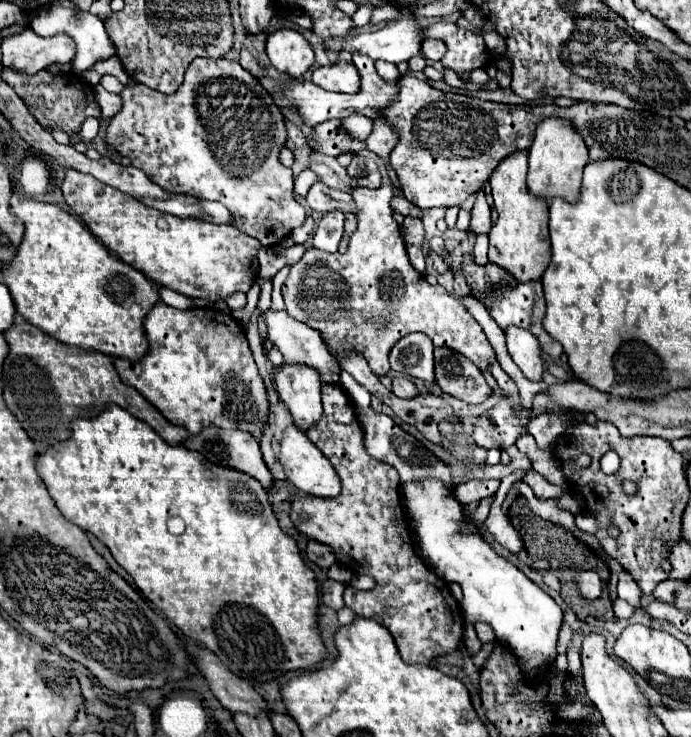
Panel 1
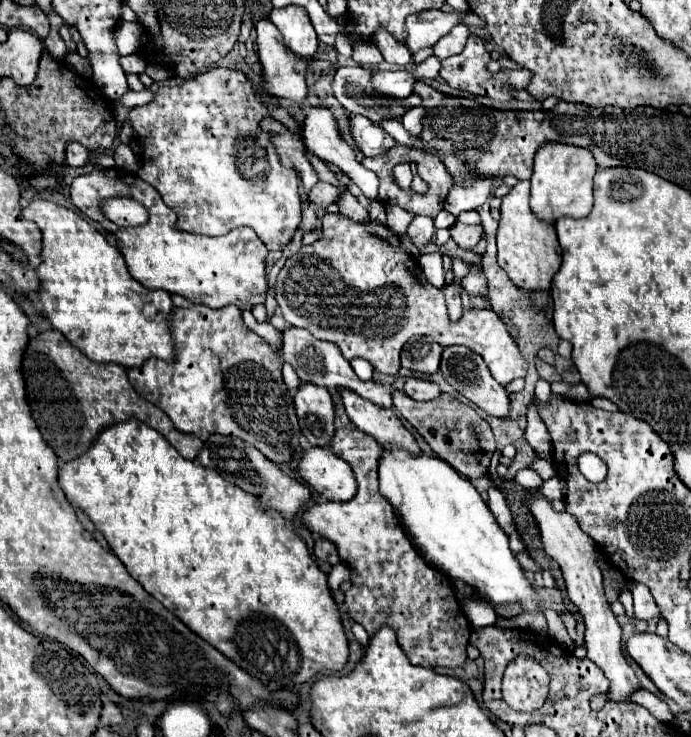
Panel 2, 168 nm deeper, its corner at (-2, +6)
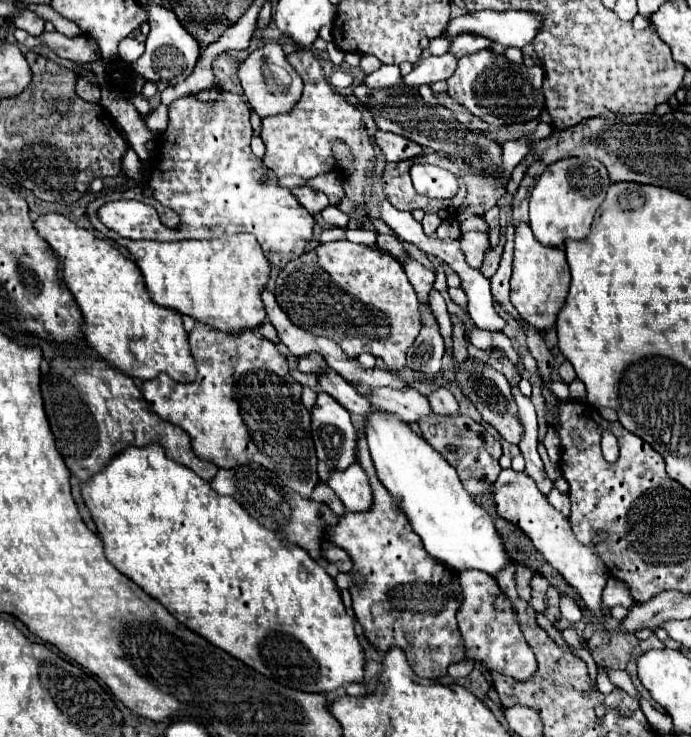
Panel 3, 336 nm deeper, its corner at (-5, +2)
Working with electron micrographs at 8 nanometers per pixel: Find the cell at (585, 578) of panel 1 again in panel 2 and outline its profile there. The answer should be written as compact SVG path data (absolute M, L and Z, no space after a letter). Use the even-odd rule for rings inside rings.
M529 492L529 496L525 498L525 504L527 504L529 512L533 514L533 518L539 526L541 542L543 542L547 556L551 556L563 572L569 600L579 608L583 620L585 620L585 626L587 626L587 630L585 630L587 658L591 662L595 662L603 670L605 678L611 682L611 690L607 692L607 696L615 702L629 700L629 696L635 690L639 690L641 684L639 684L633 668L629 666L629 662L623 656L621 626L619 626L619 622L617 622L615 614L611 612L611 606L605 598L603 574L598 565L603 559L602 554L598 552L596 543L579 528L575 518L567 512L553 510L551 502L545 496Z

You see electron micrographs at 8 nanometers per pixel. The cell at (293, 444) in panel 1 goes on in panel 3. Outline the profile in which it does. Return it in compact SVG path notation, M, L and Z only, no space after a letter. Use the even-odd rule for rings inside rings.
M354 462L346 470L332 470L326 486L330 486L336 496L342 500L344 508L350 512L364 512L372 504L372 490L368 484L368 476L362 466Z

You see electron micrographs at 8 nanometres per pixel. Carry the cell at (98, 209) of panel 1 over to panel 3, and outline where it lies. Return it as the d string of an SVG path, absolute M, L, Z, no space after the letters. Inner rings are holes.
M142 184L124 192L110 192L96 196L86 206L86 216L92 226L100 230L106 238L116 240L128 250L138 250L136 260L150 298L166 308L174 308L180 314L188 314L198 322L204 322L218 330L240 332L260 326L266 320L266 310L262 302L262 290L270 278L270 262L264 256L258 240L252 234L224 236L216 240L180 240L180 242L154 242L154 240L126 240L112 230L108 230L98 220L98 208L112 198L134 198L144 204L150 204L158 210L158 216L164 226L176 228L180 224L174 210L162 206L154 196L144 196Z

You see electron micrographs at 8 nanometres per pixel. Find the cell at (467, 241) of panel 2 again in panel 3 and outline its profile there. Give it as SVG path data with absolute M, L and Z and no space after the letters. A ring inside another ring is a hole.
M464 232L464 234L460 236L460 246L462 246L462 252L464 252L464 256L466 256L468 266L480 268L480 266L482 266L482 260L484 260L484 252L490 248L488 234Z

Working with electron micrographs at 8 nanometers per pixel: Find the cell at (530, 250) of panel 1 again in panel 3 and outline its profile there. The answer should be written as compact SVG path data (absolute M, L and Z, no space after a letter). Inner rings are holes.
M526 222L514 224L514 262L512 262L512 278L510 278L510 302L518 310L522 320L526 320L530 326L534 326L538 330L548 330L550 326L554 326L556 314L560 312L560 308L566 300L568 286L570 286L570 270L568 270L564 250L556 248L556 246L542 246L534 238L530 224L526 224Z

